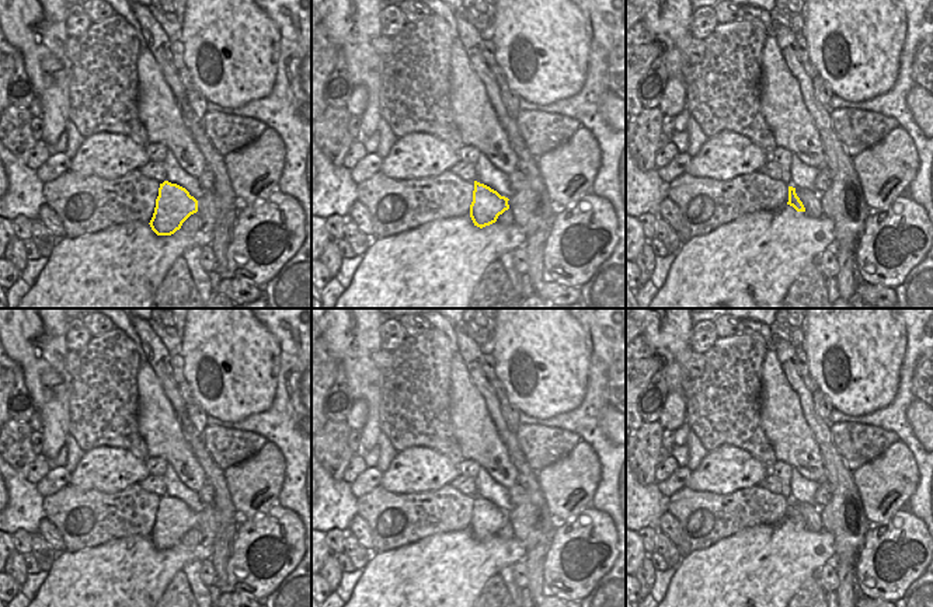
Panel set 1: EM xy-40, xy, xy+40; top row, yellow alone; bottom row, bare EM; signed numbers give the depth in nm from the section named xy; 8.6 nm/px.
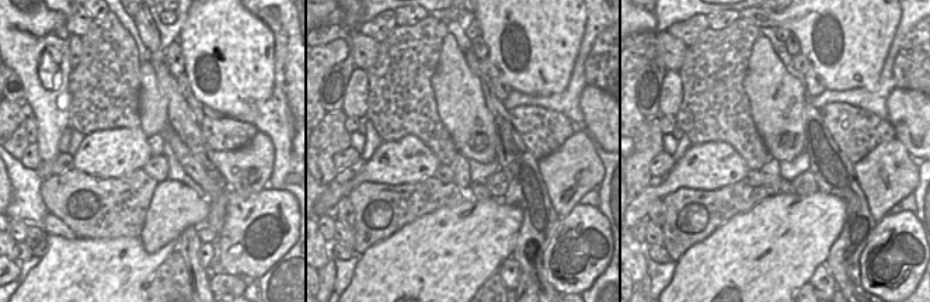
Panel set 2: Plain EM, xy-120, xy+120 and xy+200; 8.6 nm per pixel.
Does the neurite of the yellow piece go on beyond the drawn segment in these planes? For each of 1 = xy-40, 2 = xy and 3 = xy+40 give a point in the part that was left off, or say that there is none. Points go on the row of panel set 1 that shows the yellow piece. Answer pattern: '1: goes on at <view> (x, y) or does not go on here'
1: does not go on here
2: does not go on here
3: does not go on here

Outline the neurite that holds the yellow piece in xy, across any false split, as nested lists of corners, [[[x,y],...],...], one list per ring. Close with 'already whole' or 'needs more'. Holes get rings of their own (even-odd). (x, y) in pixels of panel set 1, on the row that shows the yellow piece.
[[[474,181],[470,217],[474,226],[483,229],[497,221],[498,216],[509,209],[508,198],[501,196],[490,186]]] | already whole

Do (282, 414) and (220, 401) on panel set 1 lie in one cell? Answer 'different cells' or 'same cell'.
different cells

